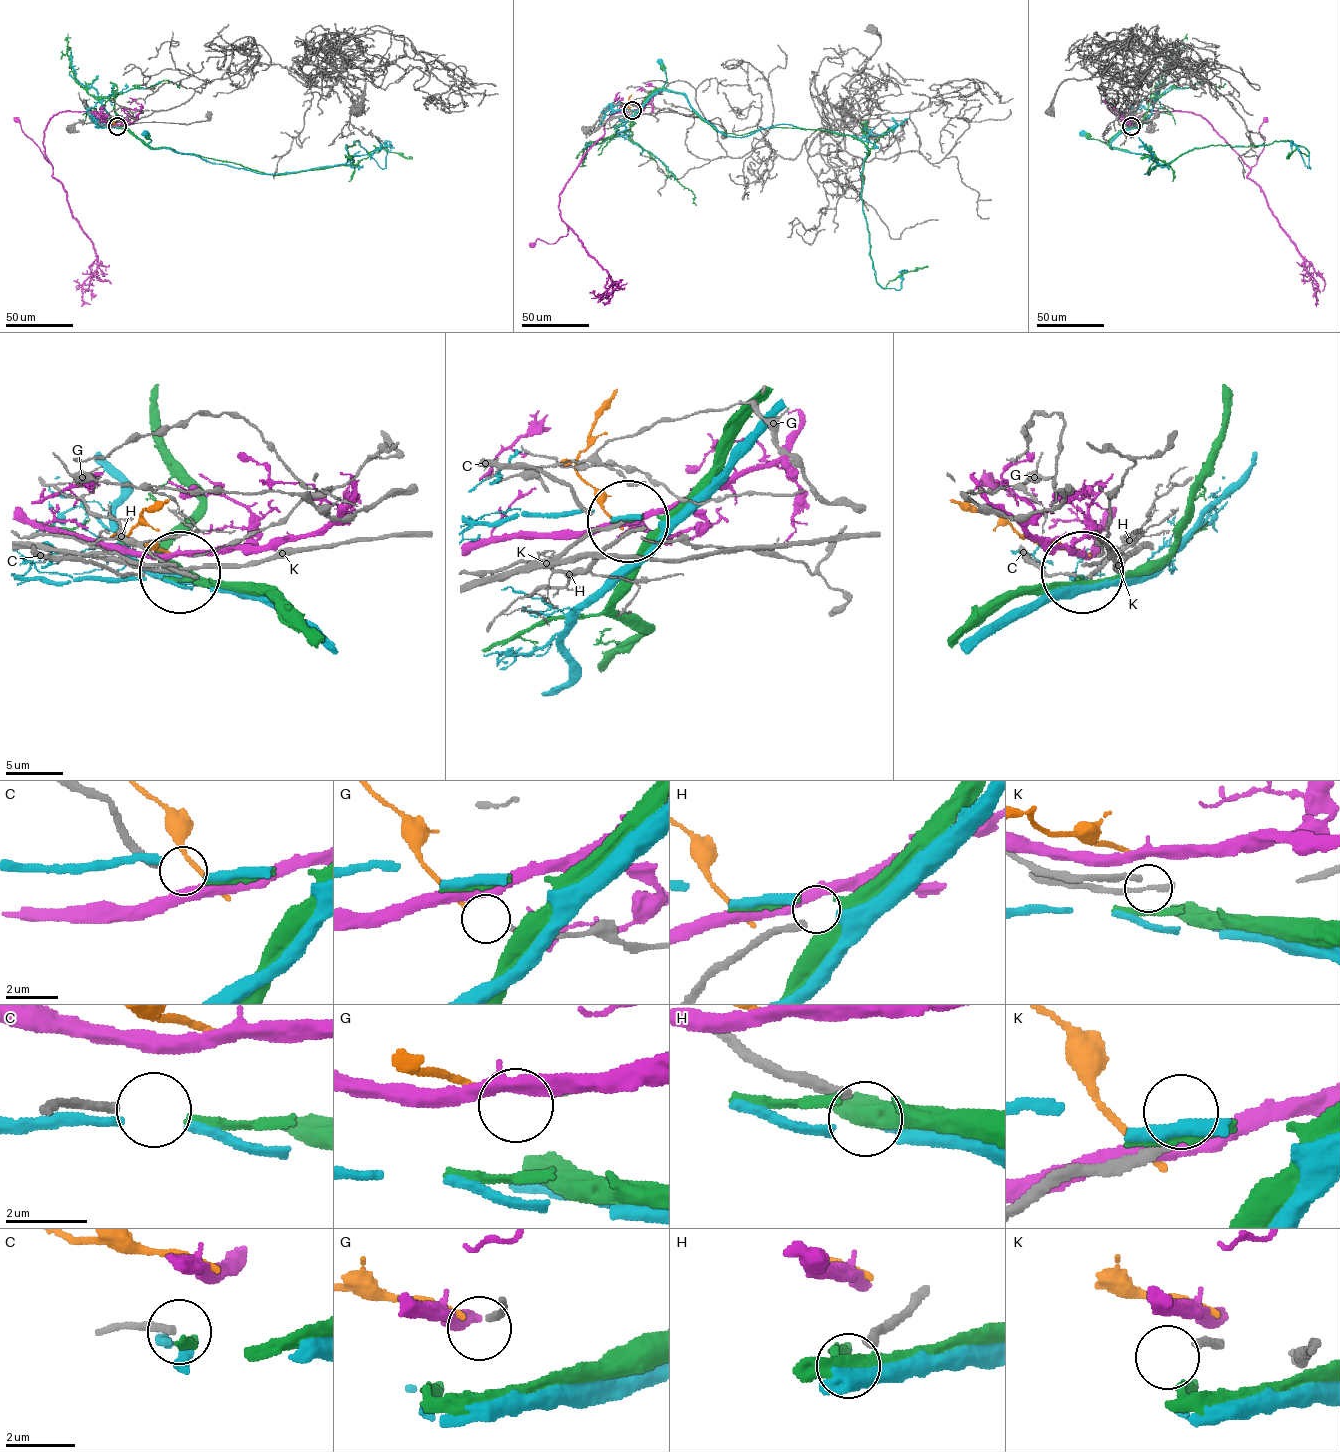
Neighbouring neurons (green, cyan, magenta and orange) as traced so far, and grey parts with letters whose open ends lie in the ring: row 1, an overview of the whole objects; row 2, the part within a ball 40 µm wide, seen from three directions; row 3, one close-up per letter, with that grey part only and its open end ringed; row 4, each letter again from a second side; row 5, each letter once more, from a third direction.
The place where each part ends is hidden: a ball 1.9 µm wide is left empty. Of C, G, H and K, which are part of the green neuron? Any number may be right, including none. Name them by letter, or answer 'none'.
C

